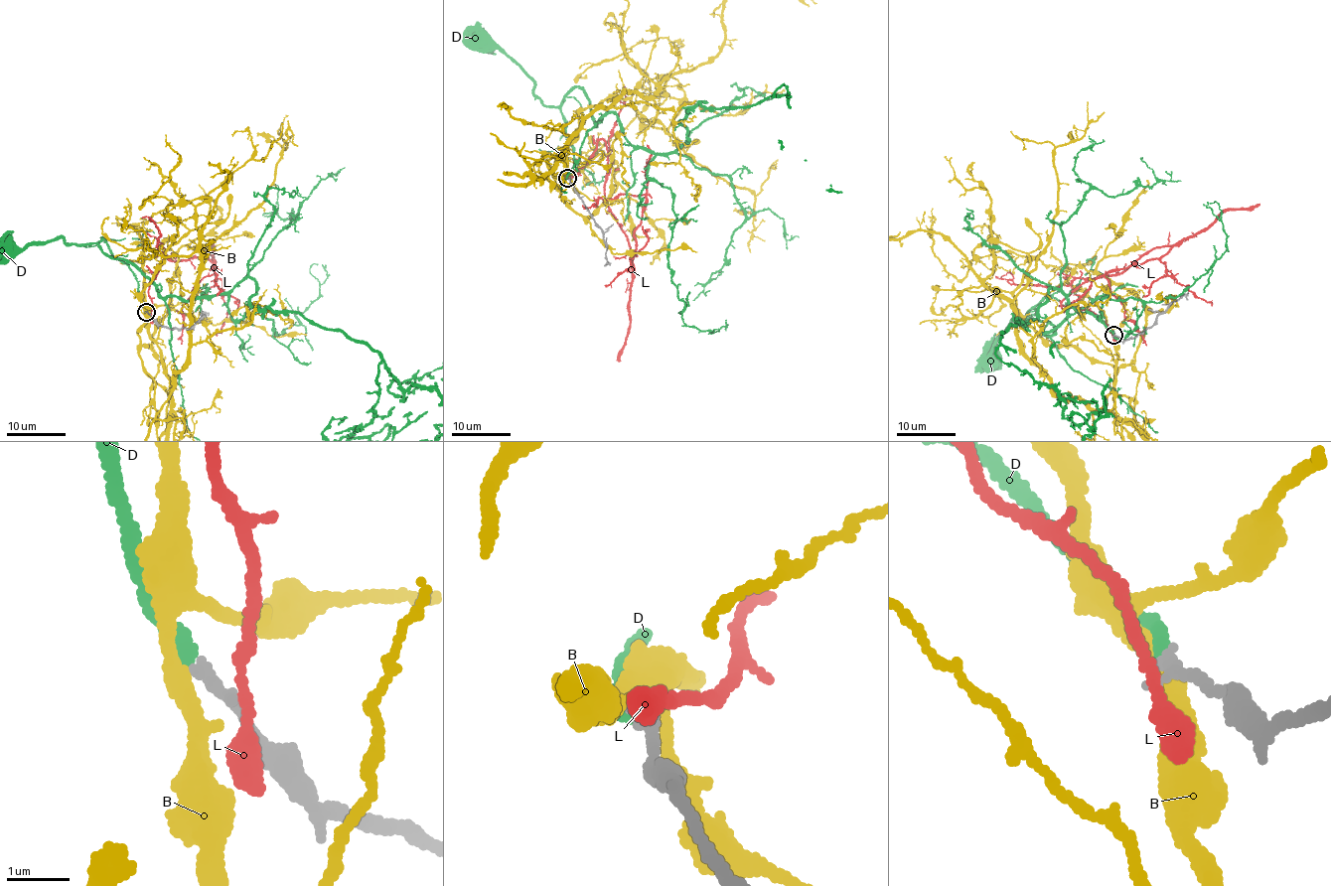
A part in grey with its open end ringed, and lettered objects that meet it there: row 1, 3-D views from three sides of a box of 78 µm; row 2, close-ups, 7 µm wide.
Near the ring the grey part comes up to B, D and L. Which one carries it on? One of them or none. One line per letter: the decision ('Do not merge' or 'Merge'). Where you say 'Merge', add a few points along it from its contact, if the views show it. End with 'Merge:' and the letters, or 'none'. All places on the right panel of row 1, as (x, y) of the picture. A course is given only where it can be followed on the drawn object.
B: Do not merge
D: Merge. Its course: (1114, 335), (1094, 314), (1042, 297), (1026, 319), (1010, 320), (982, 356), (983, 362), (988, 361)
L: Do not merge
Merge: D

